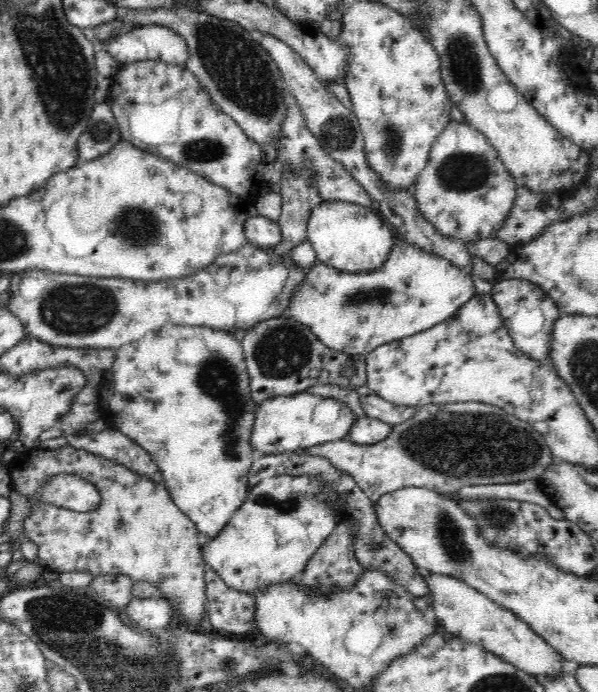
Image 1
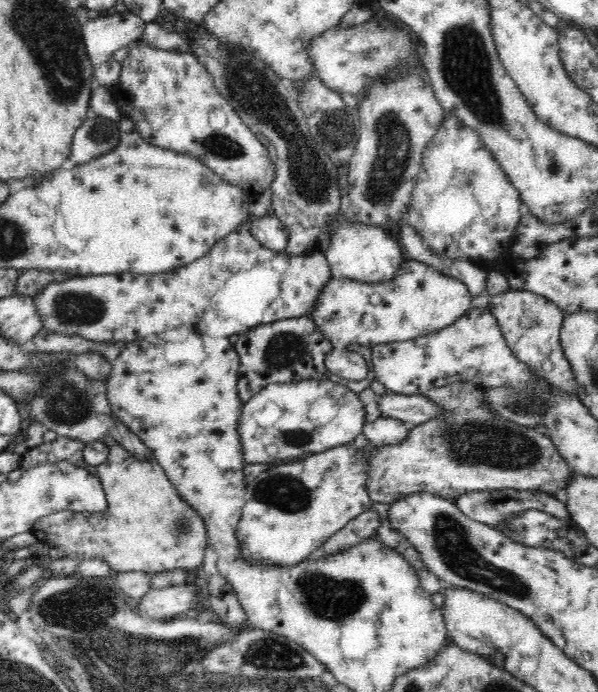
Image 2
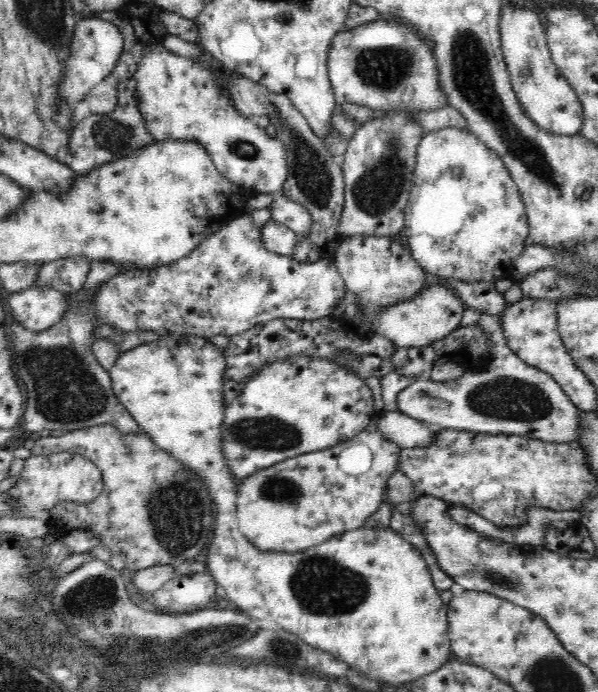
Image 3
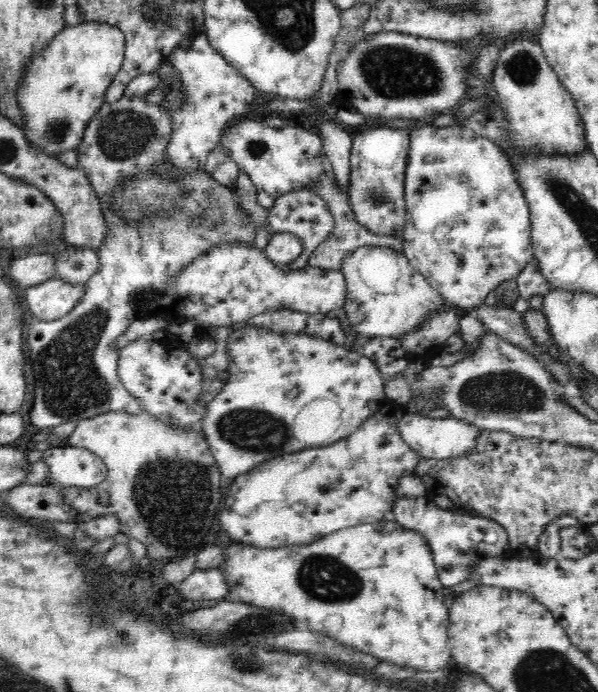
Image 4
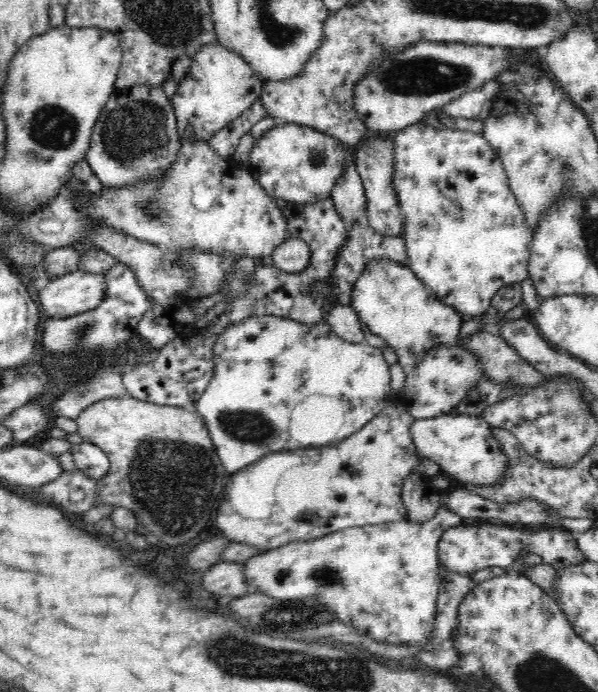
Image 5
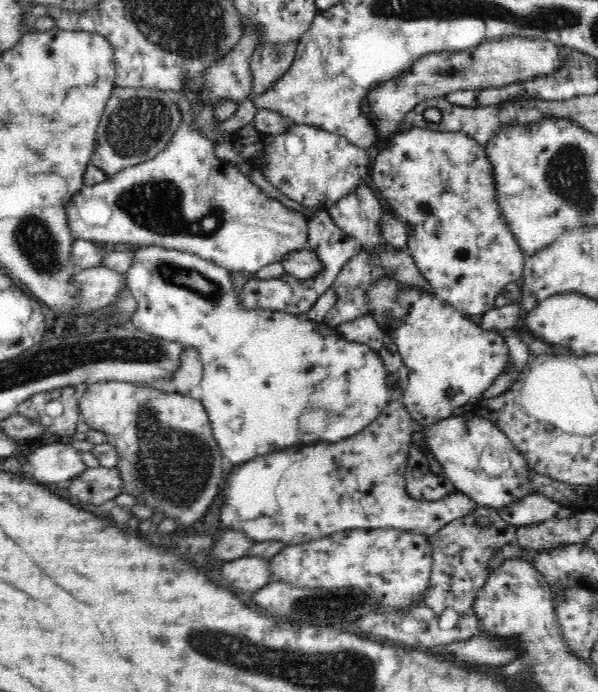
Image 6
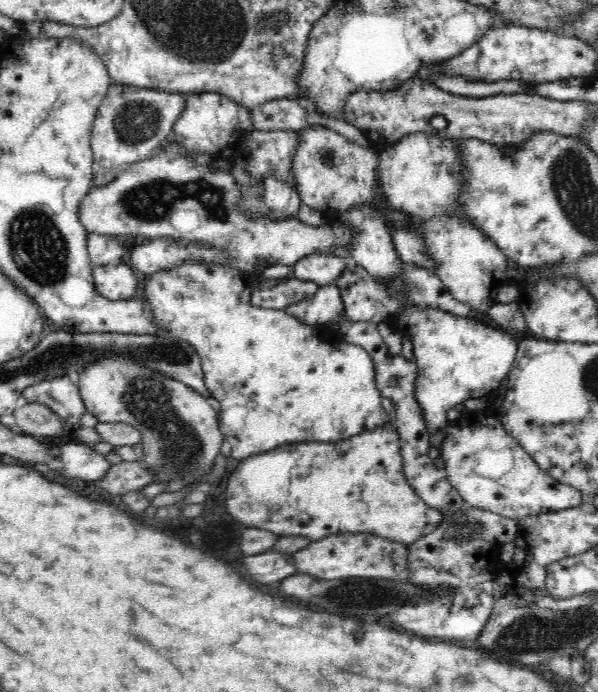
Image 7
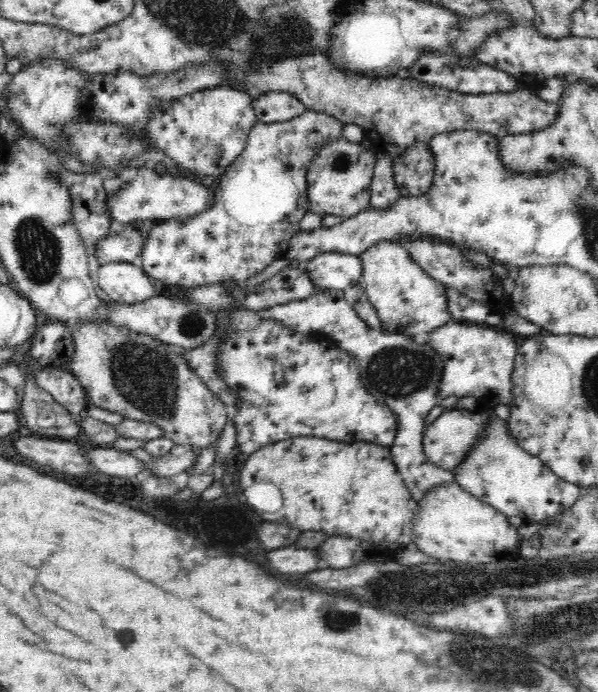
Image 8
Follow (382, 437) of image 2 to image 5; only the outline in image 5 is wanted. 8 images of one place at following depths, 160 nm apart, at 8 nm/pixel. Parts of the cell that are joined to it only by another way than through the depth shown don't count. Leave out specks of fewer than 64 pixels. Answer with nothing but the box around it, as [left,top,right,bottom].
[410,414,507,486]

